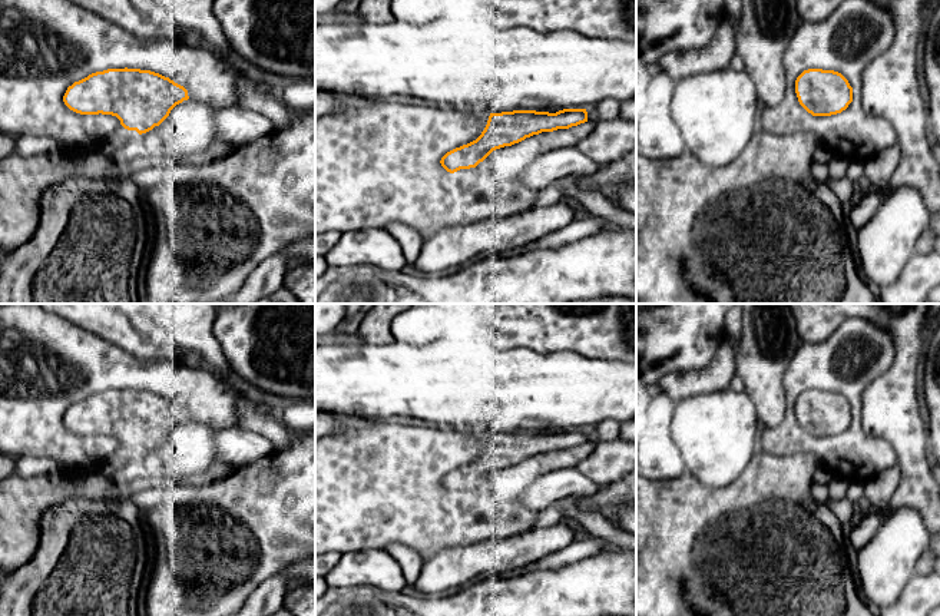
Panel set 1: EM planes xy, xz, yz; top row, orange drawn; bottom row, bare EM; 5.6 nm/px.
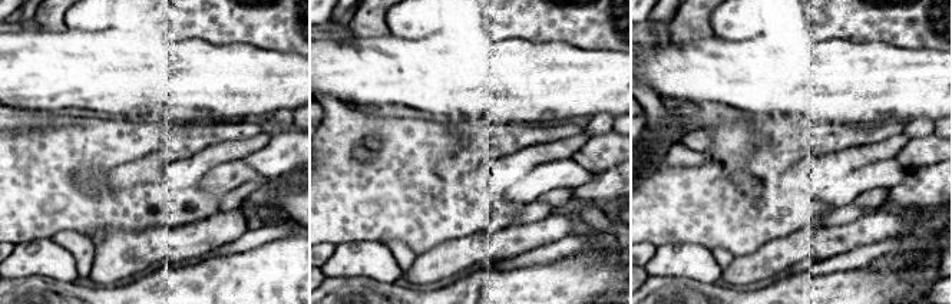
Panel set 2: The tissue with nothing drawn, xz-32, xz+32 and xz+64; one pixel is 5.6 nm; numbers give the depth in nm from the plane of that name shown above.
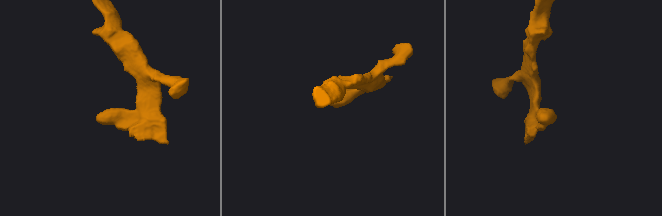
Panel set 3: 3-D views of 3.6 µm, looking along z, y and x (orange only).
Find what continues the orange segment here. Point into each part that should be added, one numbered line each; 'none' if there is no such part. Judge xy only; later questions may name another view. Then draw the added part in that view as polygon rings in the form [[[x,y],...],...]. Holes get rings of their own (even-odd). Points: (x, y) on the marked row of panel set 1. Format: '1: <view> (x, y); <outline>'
1: xy (115, 141); [[[122,127],[120,130],[112,133],[106,140],[102,142],[100,146],[92,149],[90,152],[100,153],[105,158],[110,159],[113,152],[126,142],[129,132],[130,130]]]

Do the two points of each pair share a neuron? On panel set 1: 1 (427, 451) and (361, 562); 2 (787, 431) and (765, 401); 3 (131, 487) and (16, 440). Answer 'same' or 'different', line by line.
1: different
2: different
3: different

